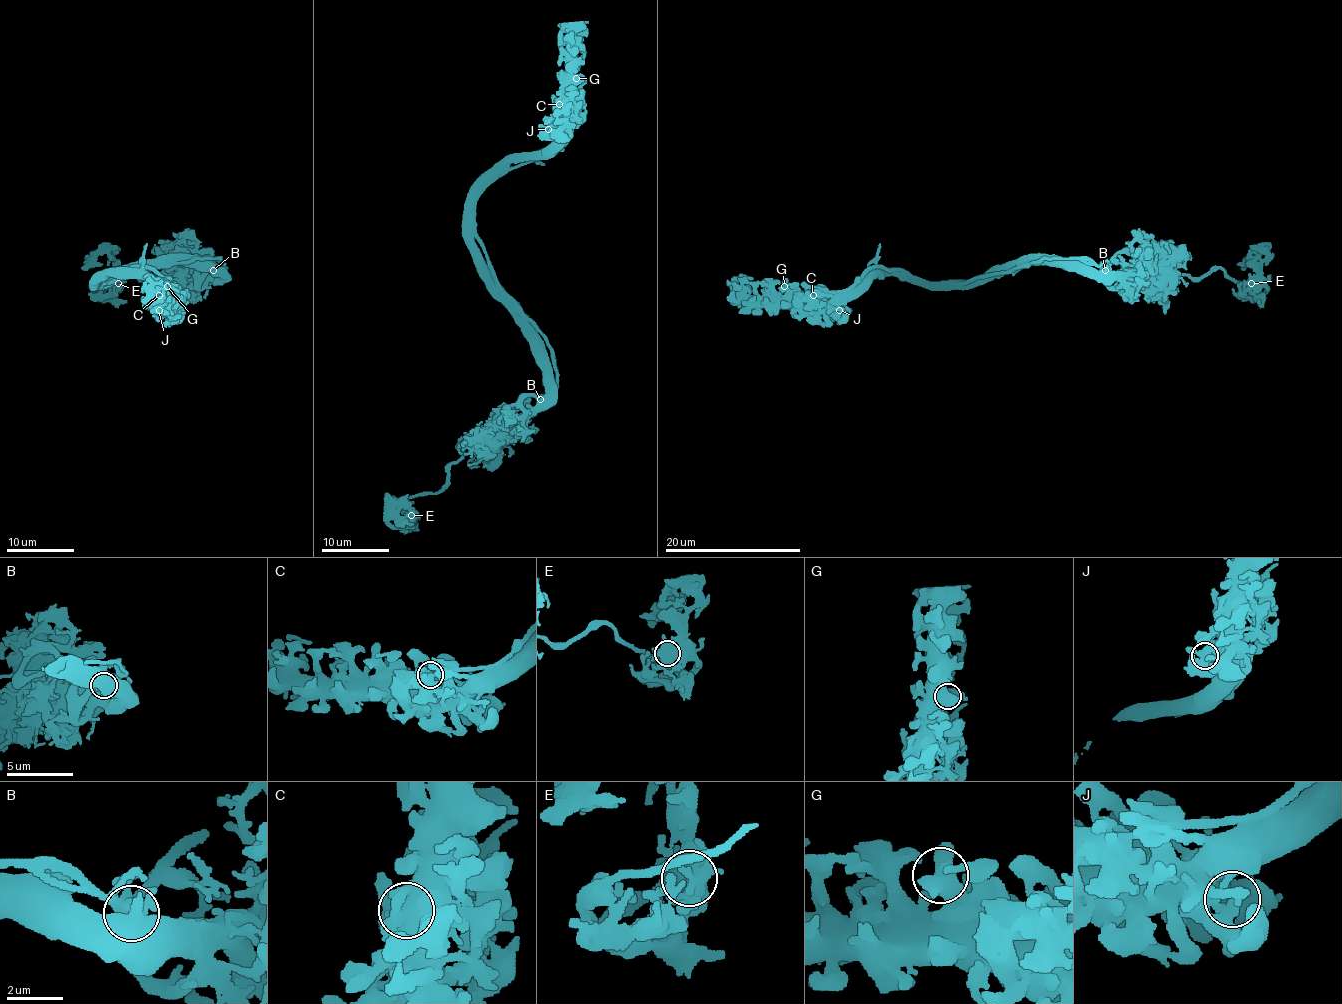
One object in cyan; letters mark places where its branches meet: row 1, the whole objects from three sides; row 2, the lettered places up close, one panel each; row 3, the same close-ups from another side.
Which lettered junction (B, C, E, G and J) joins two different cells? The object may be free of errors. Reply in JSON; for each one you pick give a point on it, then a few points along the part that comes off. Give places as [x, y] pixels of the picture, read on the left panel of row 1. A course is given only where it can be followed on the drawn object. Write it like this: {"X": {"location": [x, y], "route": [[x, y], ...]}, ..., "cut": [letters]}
{"B": {"location": [213, 270], "route": [[213, 269], [220, 259], [194, 258], [96, 283], [111, 269], [150, 268], [165, 278], [176, 292], [187, 290]]}, "cut": ["B"]}

